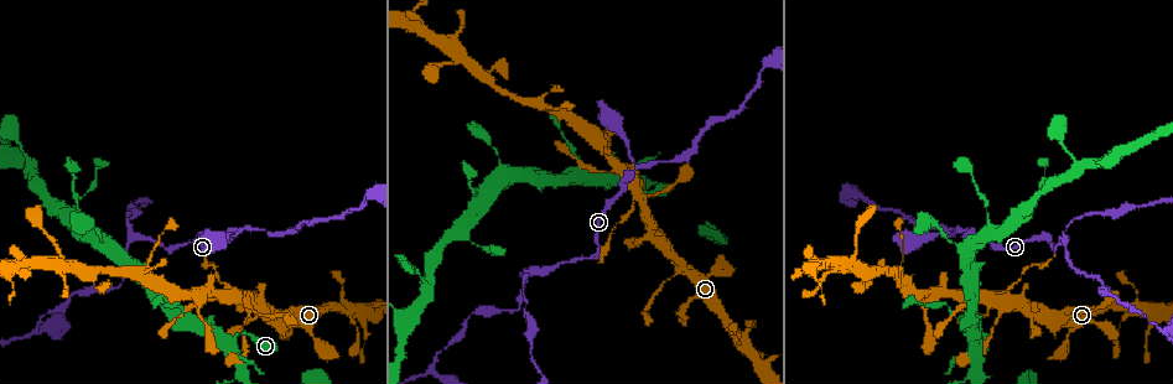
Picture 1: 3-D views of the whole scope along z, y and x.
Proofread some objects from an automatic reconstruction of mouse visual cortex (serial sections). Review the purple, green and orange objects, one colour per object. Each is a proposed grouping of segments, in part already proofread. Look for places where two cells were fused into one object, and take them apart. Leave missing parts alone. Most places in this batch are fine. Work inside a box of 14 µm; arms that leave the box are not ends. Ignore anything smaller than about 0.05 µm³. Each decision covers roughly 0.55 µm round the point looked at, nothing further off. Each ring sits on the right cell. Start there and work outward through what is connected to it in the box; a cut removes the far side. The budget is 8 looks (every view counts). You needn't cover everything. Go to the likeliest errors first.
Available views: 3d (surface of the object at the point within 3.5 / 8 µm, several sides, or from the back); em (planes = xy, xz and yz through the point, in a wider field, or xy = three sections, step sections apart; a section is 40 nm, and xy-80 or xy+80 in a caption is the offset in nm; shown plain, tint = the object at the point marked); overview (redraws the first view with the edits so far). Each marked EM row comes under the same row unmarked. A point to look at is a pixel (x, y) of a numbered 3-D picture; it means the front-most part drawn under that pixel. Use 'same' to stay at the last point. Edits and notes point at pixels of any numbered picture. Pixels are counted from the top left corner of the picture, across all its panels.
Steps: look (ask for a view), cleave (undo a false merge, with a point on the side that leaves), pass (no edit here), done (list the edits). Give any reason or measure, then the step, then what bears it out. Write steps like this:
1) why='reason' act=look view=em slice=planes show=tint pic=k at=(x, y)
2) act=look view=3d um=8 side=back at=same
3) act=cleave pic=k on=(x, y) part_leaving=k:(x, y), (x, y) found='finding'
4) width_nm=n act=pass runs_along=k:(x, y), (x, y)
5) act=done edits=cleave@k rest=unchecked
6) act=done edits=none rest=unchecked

act=look view=3d um=3.5 pic=1 at=(132, 237)

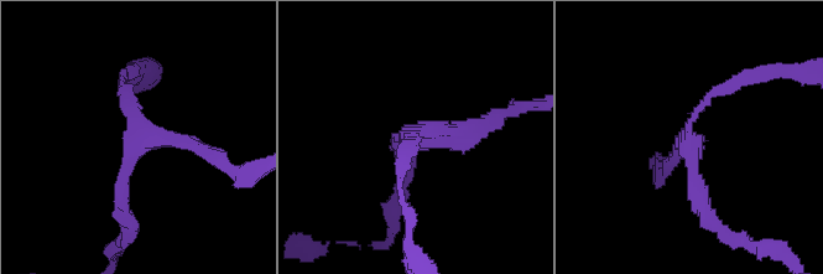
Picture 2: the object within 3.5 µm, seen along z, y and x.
arms=3 arm_widths_nm=150,200,200 act=look view=em slice=xy step=1 show=tint pic=2 at=(422, 135)

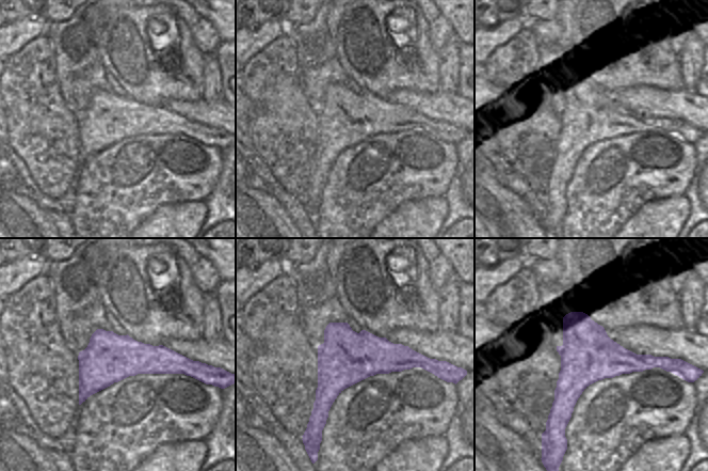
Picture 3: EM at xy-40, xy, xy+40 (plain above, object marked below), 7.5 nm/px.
act=pass runs_along=2:(495, 119), (400, 138), (400, 154) found='one cell here'

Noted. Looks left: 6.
why='sharp bend' act=look view=3d um=8 pic=1 at=(515, 309)

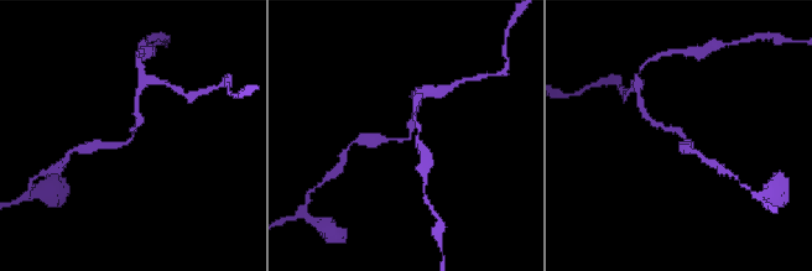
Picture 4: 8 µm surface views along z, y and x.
arm_widths_nm=200,200 act=look view=em slice=xy step=1 show=tint pic=4 at=(129, 140)

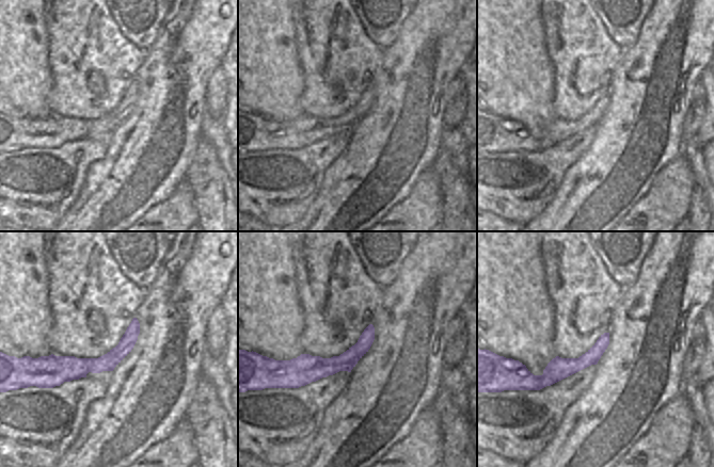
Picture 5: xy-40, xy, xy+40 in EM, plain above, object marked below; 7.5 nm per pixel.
act=pass found='one cell here'

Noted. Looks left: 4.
act=look view=3d um=3.5 side=back pic=1 at=(239, 230)

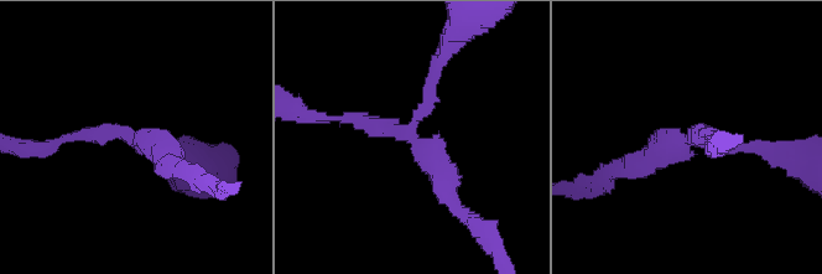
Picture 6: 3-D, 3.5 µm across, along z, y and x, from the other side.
arms=3 arm_widths_nm=150,150,350 why='need the tissue' act=look view=em slice=xy step=2 show=tint pic=6 at=(134, 139)

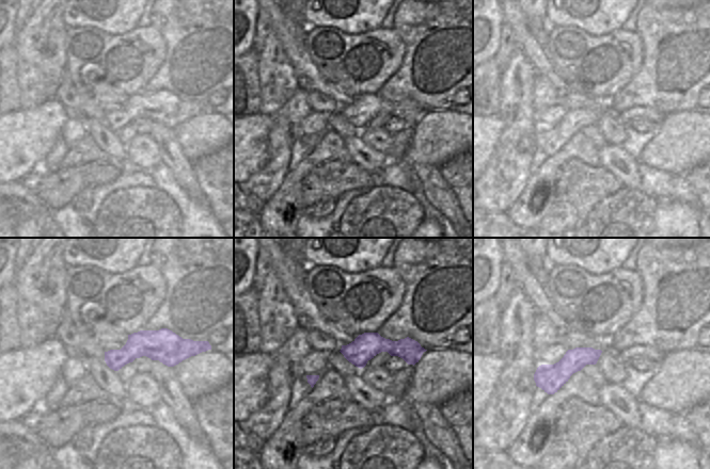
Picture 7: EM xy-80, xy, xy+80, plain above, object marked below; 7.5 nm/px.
act=pass runs_along=6:(451, 198), (409, 135), (333, 119) found='one cell here'

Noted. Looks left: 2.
act=done edits=none rest=unchecked

